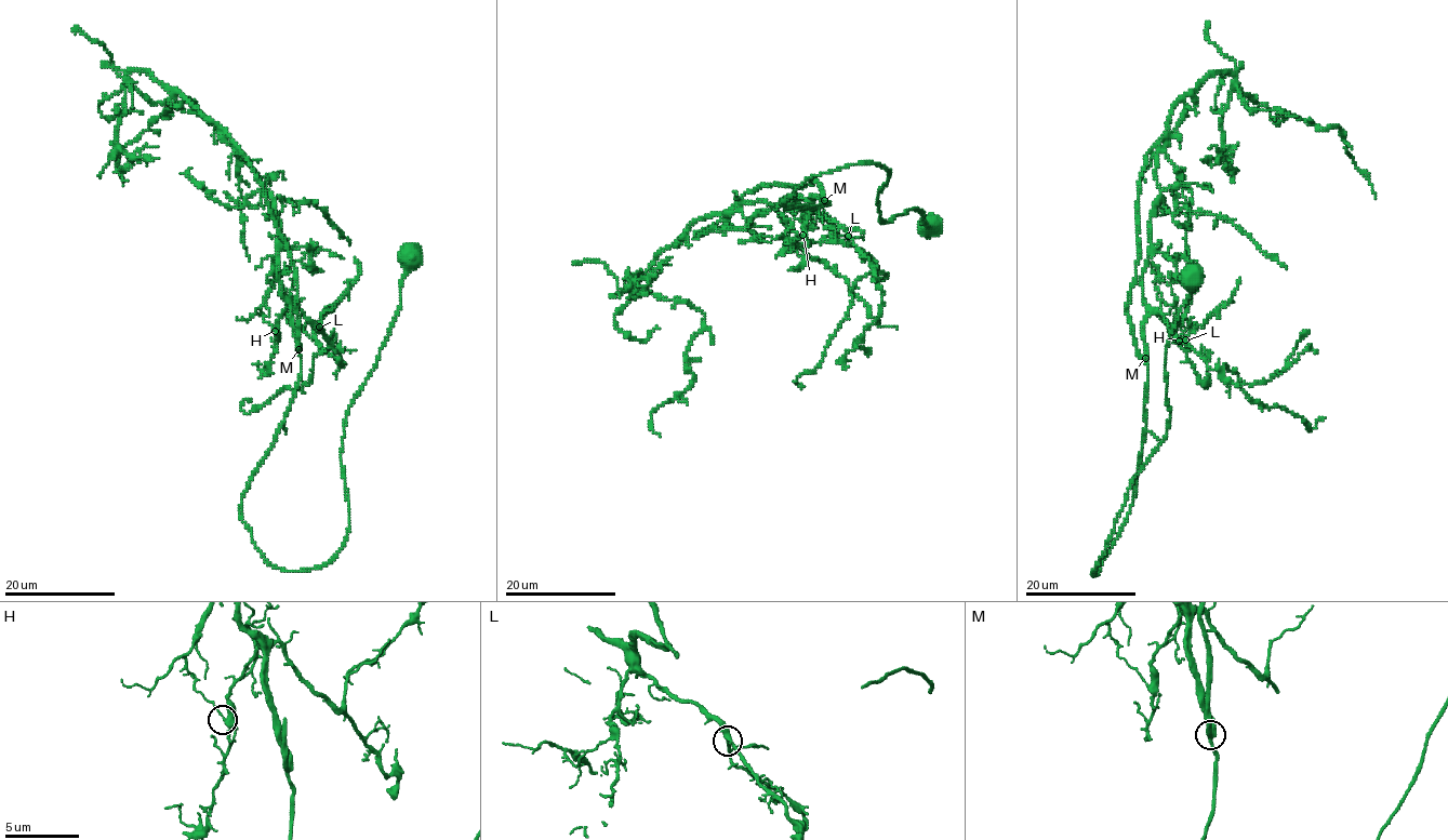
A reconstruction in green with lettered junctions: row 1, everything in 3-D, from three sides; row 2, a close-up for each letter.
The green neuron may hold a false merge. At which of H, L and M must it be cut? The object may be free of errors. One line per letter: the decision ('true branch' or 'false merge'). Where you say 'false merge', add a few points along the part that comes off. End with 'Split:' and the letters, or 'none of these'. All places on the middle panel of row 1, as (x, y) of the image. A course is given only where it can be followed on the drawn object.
H: true branch
L: true branch
M: true branch
Split: none of these

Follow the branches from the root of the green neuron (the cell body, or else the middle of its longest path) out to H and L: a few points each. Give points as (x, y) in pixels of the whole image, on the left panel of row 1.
H: (301, 356), (290, 306), (278, 319), (275, 331)
L: (301, 356), (291, 306), (294, 303), (319, 327)

